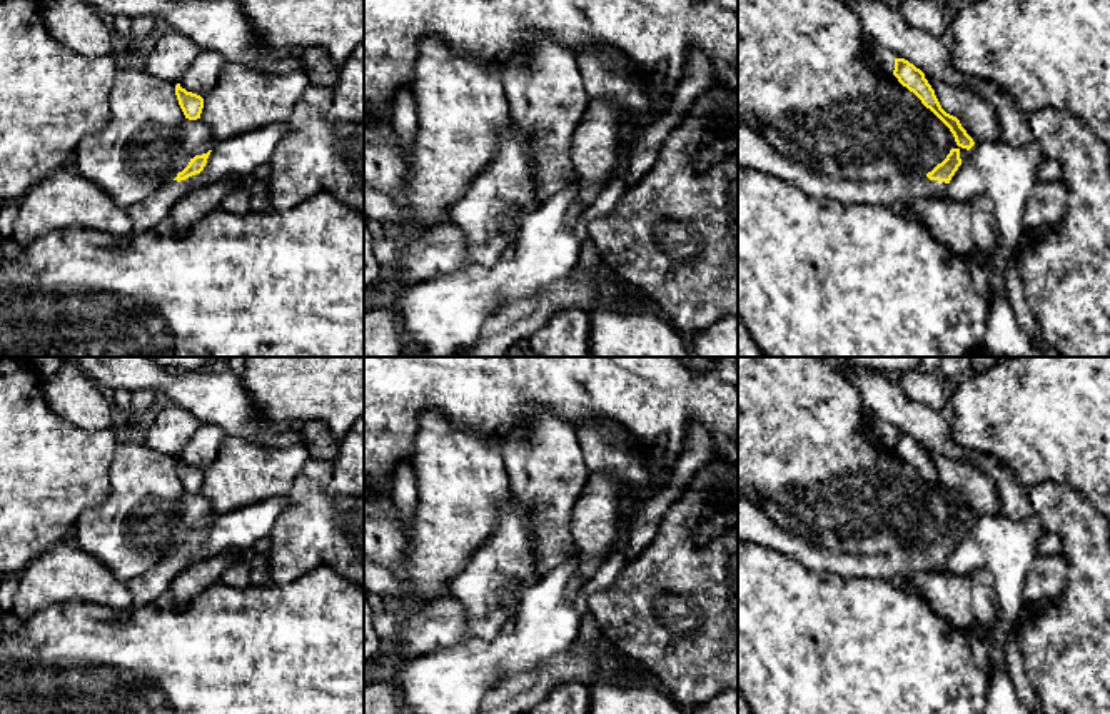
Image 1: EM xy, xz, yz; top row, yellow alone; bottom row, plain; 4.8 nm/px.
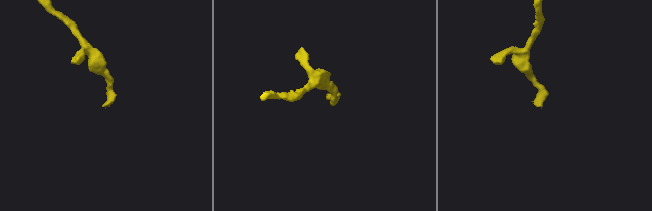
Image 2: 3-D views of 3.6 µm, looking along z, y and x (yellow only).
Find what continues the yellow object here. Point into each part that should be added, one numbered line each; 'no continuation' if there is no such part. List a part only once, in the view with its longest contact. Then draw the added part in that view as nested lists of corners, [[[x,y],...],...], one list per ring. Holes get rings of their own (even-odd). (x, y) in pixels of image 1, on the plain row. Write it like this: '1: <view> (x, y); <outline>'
1: xy (147, 588); [[[195,547],[185,554],[172,554],[162,559],[145,574],[127,582],[134,604],[139,607],[154,604],[165,591],[170,589],[170,584],[180,576],[187,567],[194,566],[202,559],[200,547]]]

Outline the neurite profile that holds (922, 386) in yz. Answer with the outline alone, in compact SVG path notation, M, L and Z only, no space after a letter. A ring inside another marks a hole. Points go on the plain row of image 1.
M923 367L896 377L908 399L938 410L945 409L941 379L936 370L926 370Z

